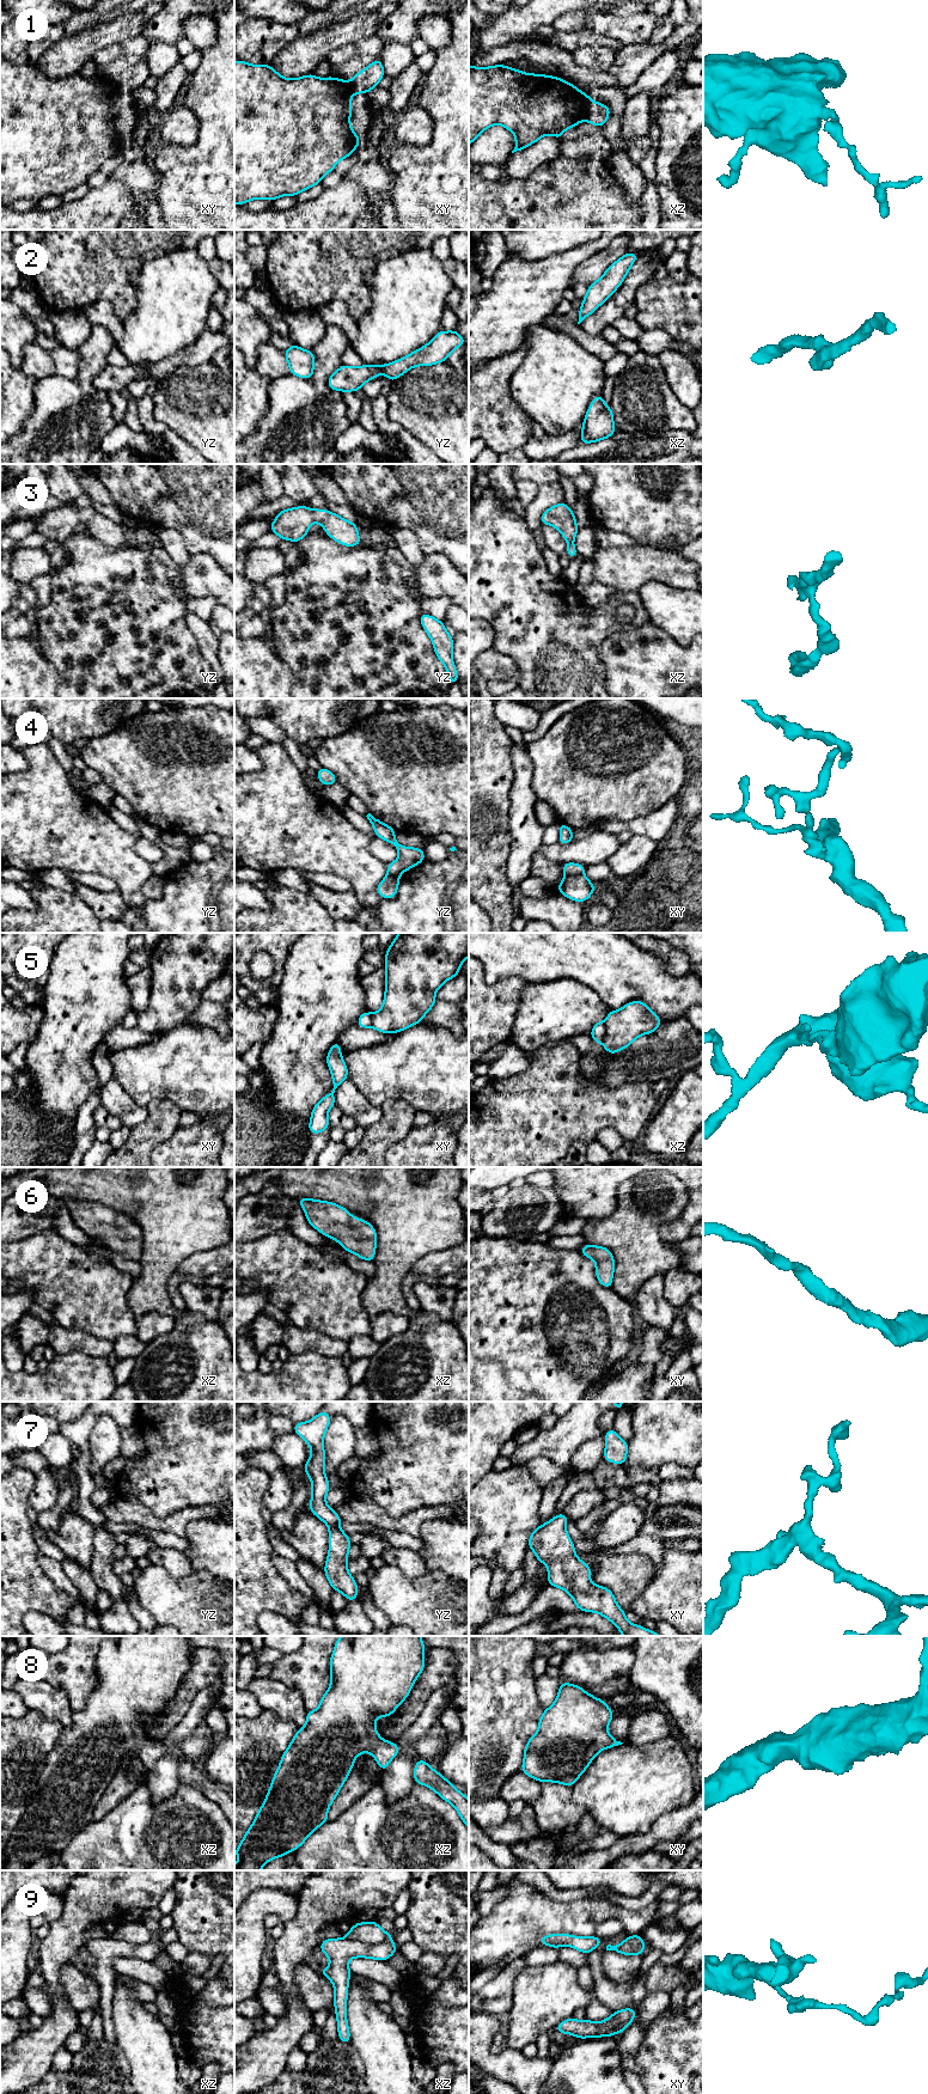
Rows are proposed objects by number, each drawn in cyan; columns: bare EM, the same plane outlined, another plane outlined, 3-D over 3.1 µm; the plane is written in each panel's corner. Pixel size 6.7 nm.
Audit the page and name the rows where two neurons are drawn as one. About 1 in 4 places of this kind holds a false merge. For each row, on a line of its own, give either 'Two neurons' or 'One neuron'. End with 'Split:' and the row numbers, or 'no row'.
1: Two neurons
2: One neuron
3: One neuron
4: Two neurons
5: Two neurons
6: One neuron
7: One neuron
8: One neuron
9: Two neurons
Split: 1, 4, 5, 9

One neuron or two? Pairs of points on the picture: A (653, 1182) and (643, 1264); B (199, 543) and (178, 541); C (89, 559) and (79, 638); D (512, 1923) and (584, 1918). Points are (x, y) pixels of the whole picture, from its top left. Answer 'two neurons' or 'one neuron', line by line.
A: one neuron
B: two neurons
C: one neuron
D: one neuron

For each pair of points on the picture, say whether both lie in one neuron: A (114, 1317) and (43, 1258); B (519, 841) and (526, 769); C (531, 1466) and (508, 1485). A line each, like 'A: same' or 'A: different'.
A: same
B: same
C: different

